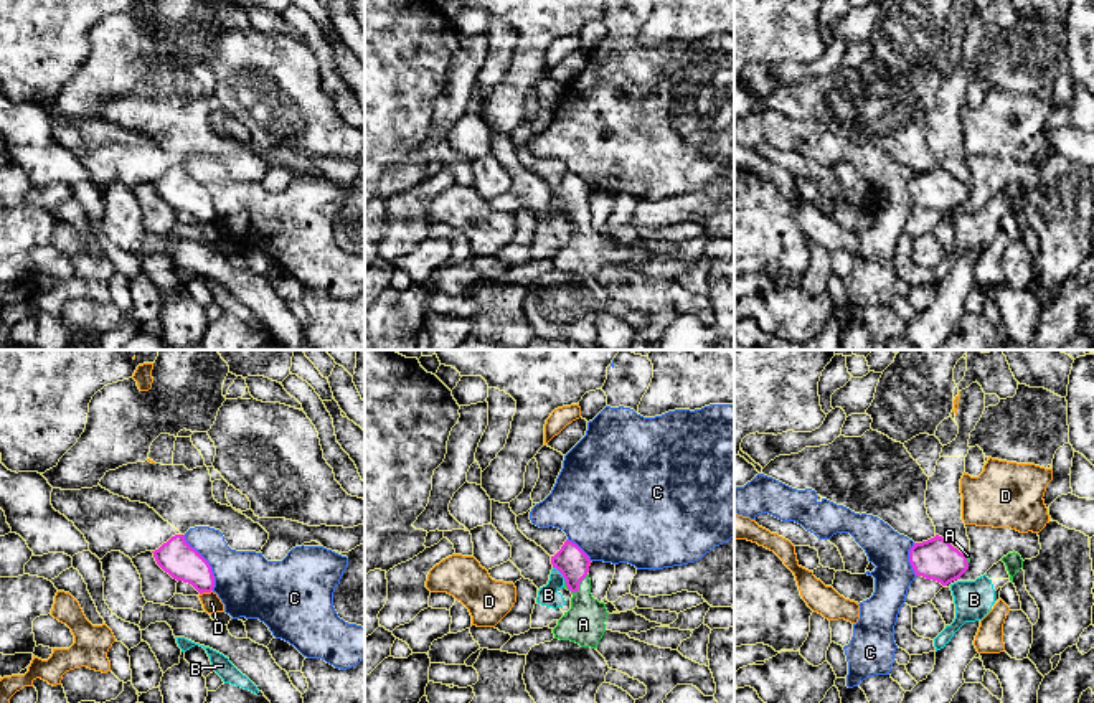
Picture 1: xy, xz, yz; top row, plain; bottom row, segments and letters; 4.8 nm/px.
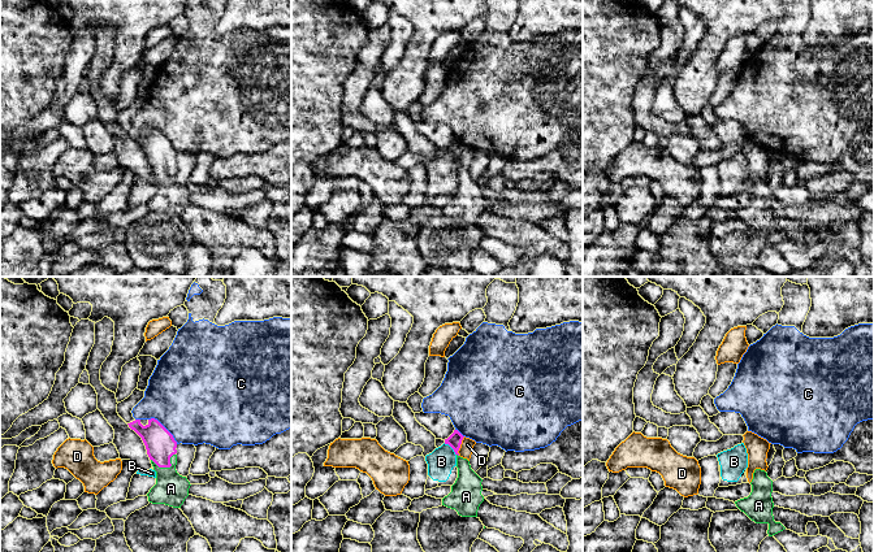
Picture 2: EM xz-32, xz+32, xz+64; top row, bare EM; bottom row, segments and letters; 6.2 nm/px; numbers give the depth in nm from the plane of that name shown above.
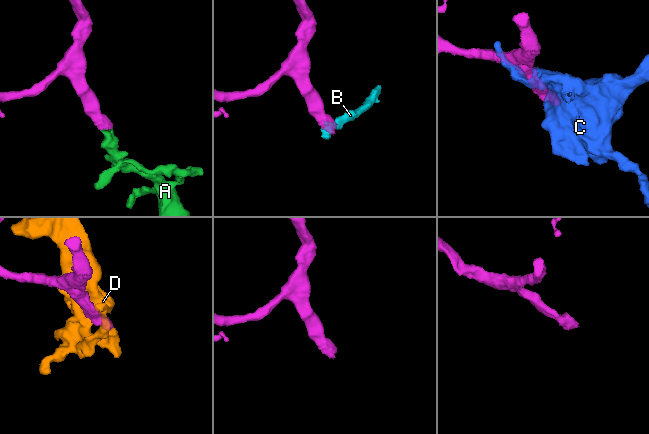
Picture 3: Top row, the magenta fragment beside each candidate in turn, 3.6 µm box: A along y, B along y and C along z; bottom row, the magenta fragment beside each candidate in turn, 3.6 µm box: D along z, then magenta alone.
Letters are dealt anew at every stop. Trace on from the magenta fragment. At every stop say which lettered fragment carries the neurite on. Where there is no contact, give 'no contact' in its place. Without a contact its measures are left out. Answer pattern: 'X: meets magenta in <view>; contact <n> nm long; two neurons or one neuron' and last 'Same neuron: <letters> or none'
A: meets magenta in xz; contact 130 nm long; one neuron
B: meets magenta in xz; contact 90 nm long; two neurons
C: meets magenta in xy; contact 300 nm long; two neurons
D: meets magenta in xy; contact 70 nm long; two neurons
Same neuron: A

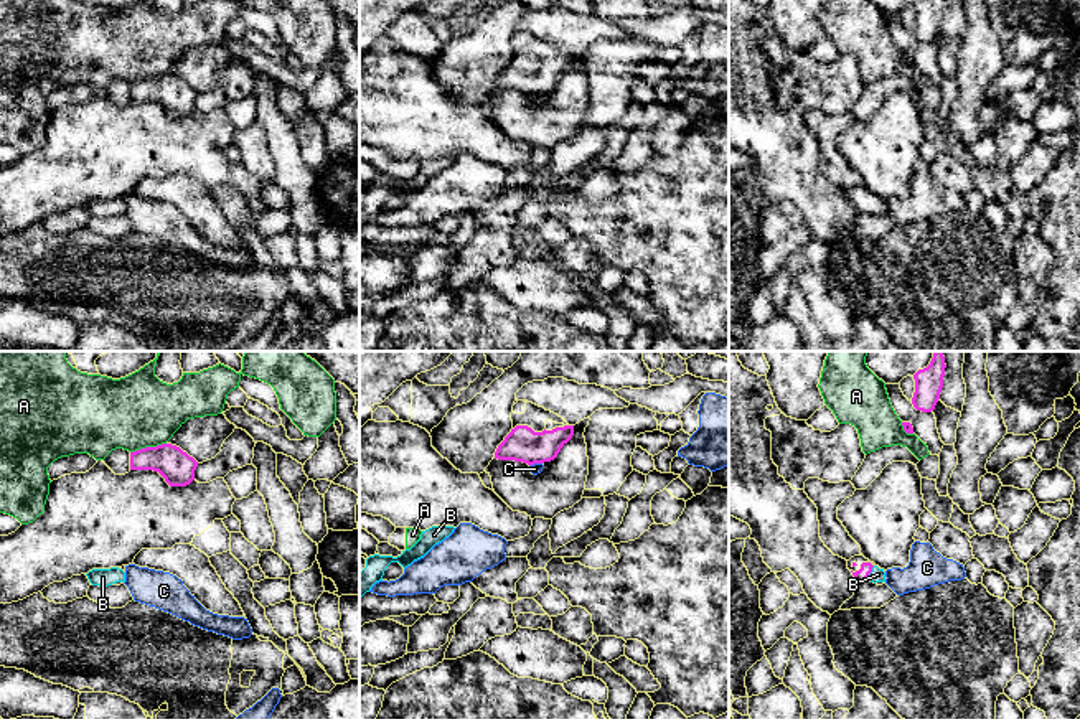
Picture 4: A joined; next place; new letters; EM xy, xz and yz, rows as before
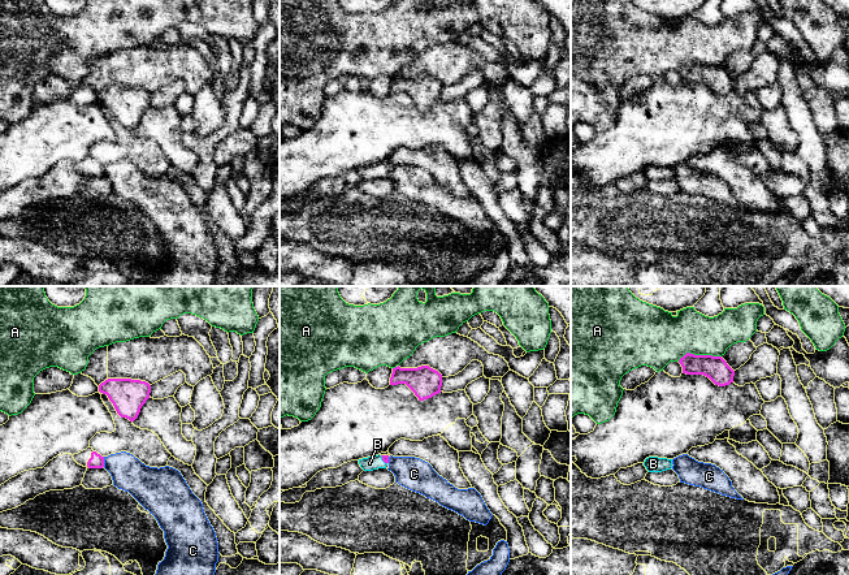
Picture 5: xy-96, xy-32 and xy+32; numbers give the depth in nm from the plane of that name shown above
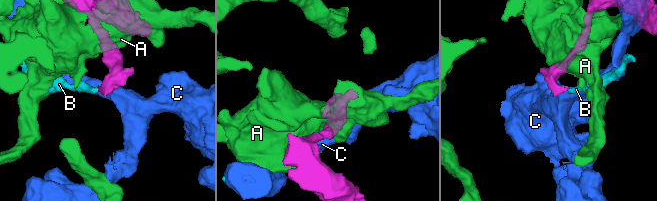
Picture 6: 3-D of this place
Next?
A: meets magenta in xy; contact 180 nm long; two neurons
B: meets magenta in yz; contact 80 nm long; one neuron
C: meets magenta in xz; contact 70 nm long; two neurons
Same neuron: B

